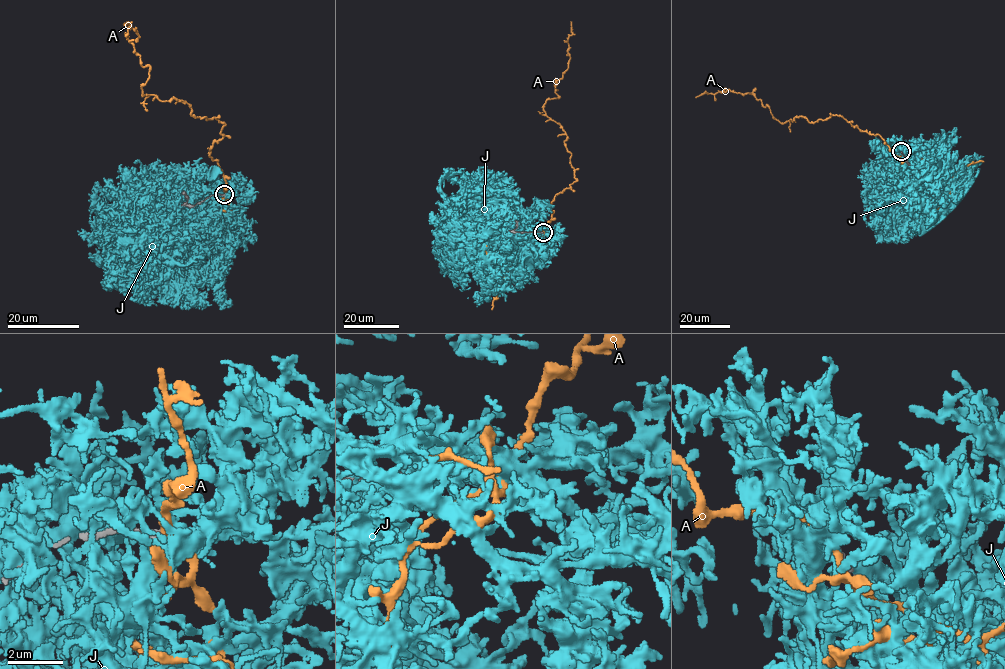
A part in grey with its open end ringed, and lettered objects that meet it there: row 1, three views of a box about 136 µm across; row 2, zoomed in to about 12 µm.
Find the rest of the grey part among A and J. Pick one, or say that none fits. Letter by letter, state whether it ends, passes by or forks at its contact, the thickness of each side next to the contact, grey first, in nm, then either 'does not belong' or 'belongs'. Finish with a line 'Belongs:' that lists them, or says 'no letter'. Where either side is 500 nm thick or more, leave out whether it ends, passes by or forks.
A: it passes by; calibres 360 and 260 nm; does not belong
J: it passes by; calibres 360 and 480 nm; does not belong
Belongs: no letter

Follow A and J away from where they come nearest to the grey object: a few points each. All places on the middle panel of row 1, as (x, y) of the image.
A: (543, 232), (554, 196), (576, 180), (566, 132), (543, 109), (559, 97), (555, 86), (568, 67), (571, 22)
J: (543, 233), (521, 223), (478, 217), (448, 198), (441, 191), (441, 182), (444, 188)

